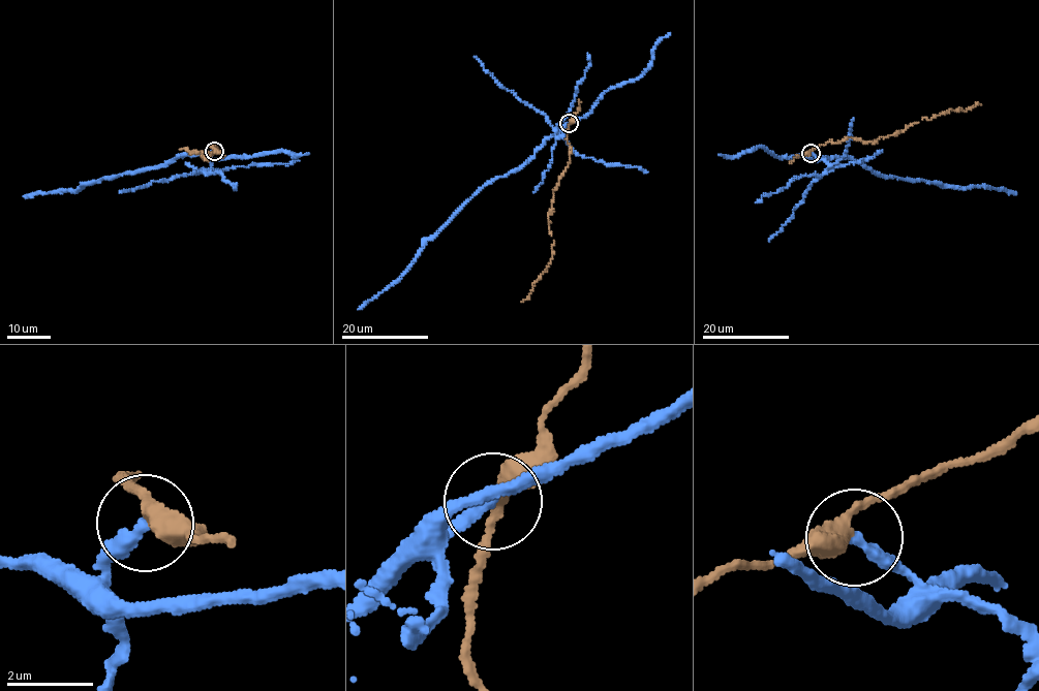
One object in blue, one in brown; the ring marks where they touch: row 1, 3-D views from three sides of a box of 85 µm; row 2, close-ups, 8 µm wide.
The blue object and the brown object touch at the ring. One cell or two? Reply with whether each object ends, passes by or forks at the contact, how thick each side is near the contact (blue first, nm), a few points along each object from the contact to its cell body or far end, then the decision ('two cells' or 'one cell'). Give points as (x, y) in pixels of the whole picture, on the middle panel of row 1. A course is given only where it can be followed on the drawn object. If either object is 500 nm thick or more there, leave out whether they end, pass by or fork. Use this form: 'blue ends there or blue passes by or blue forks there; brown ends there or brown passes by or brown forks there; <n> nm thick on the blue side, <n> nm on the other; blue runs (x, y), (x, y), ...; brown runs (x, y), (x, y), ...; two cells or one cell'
blue ends there; brown passes by; 280 nm thick on the blue side, 380 nm on the other; blue runs (570, 124), (547, 136), (524, 164), (495, 178), (474, 192), (432, 236), (399, 278), (358, 309); brown runs (570, 124), (567, 135), (570, 160), (553, 194), (548, 215), (553, 255), (529, 294), (520, 303); two cells

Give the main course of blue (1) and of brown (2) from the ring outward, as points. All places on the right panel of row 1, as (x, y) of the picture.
1: (811, 153), (827, 159), (836, 157), (855, 159), (890, 178), (964, 189), (982, 186), (1015, 192)
2: (811, 153), (827, 143), (849, 137), (873, 143), (895, 135), (924, 118), (981, 104)

